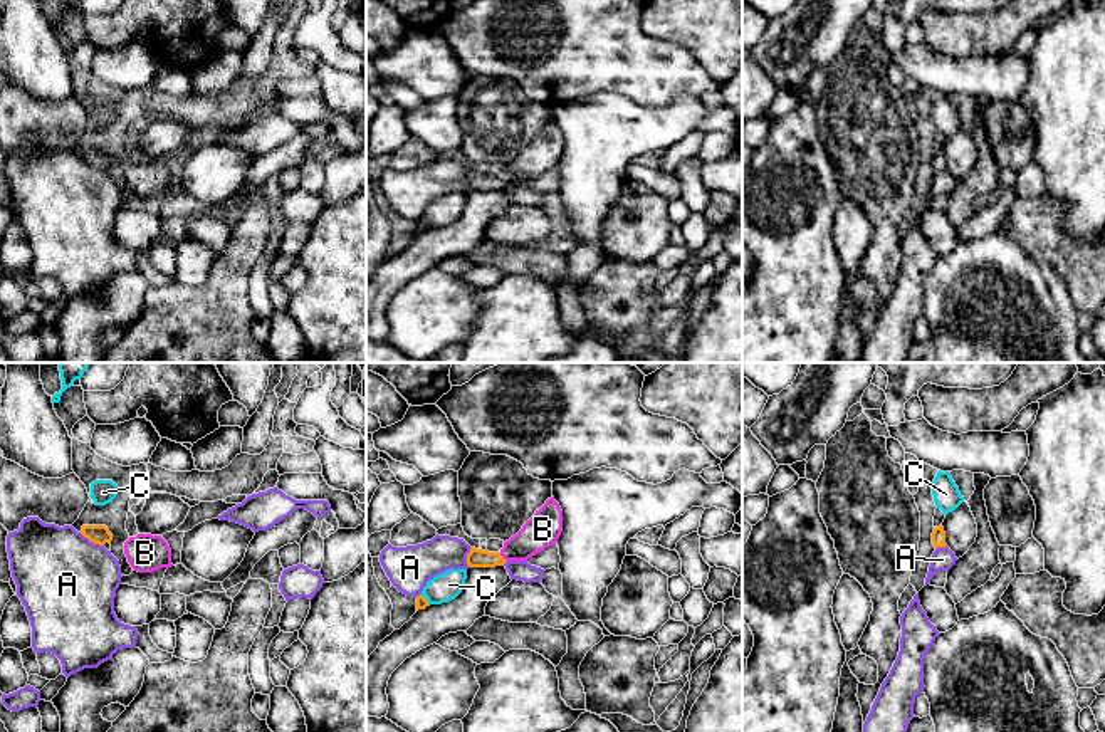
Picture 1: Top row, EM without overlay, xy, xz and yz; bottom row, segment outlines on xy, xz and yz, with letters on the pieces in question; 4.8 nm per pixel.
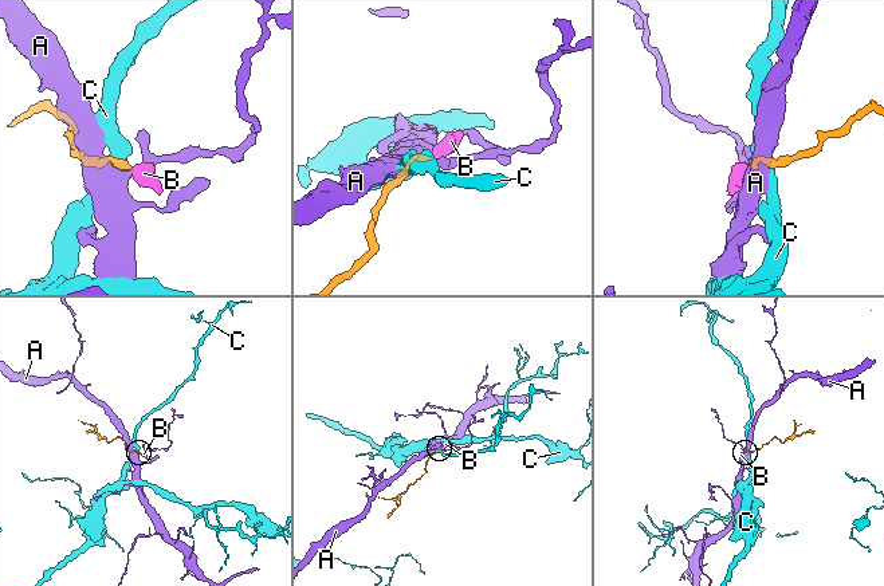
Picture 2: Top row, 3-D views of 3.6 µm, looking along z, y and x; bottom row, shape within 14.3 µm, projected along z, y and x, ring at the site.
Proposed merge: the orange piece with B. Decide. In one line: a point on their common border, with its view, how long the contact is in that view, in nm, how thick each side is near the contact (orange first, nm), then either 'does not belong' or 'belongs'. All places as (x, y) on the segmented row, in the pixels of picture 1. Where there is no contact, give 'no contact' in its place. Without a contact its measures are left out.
meets orange in xz at (502, 558); contact 60 nm long; 90 nm thick on the orange side, 170 nm on the other; belongs

